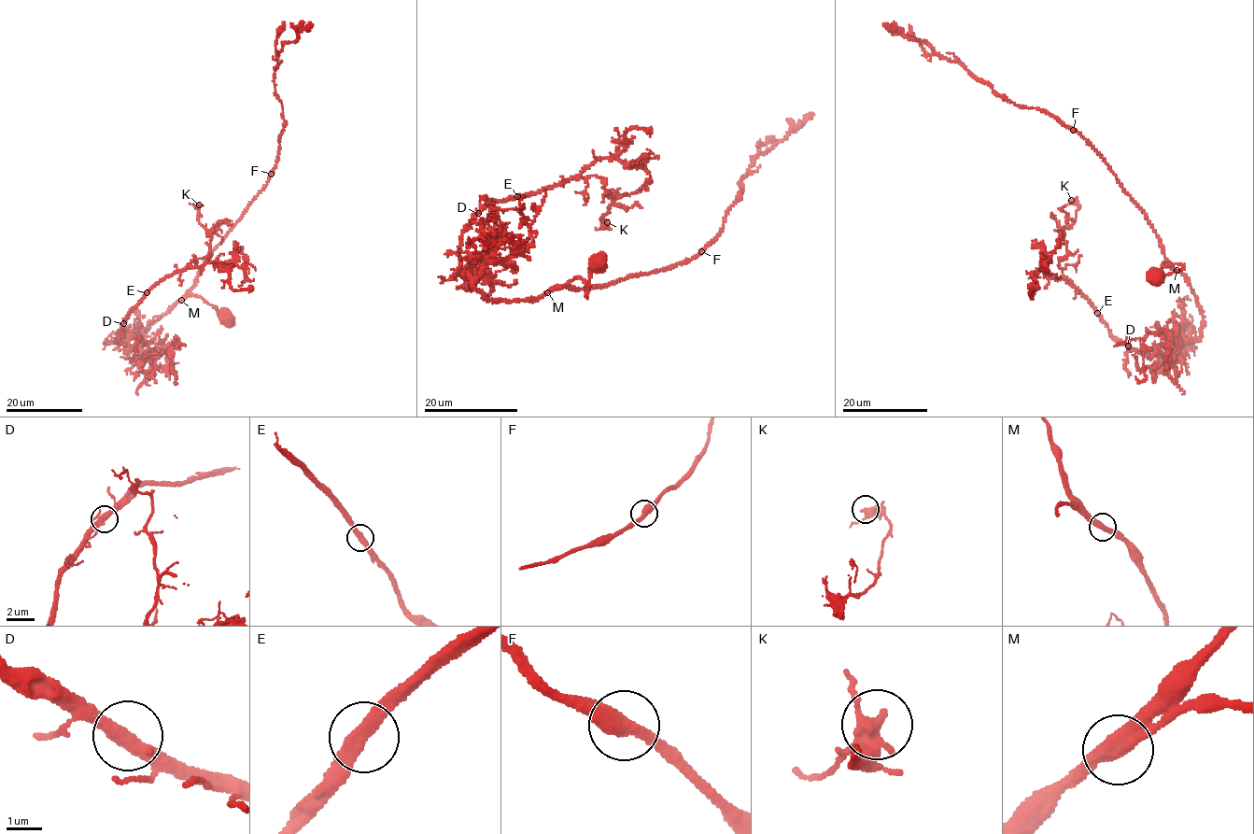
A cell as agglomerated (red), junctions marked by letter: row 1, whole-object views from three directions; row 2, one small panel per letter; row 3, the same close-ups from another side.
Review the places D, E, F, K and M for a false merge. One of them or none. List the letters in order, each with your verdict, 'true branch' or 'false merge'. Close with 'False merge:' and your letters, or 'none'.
D: true branch
E: true branch
F: true branch
K: true branch
M: true branch
False merge: none

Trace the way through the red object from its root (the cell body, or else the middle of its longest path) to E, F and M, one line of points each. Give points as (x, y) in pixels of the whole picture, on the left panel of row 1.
E: (224, 318), (202, 298), (184, 296), (150, 326), (139, 344), (119, 345), (116, 341), (121, 325), (147, 292)
F: (224, 318), (220, 318), (215, 306), (192, 295), (190, 290), (214, 249), (262, 190), (271, 174)
M: (224, 318), (220, 318), (215, 306), (202, 298), (188, 295), (181, 301)

